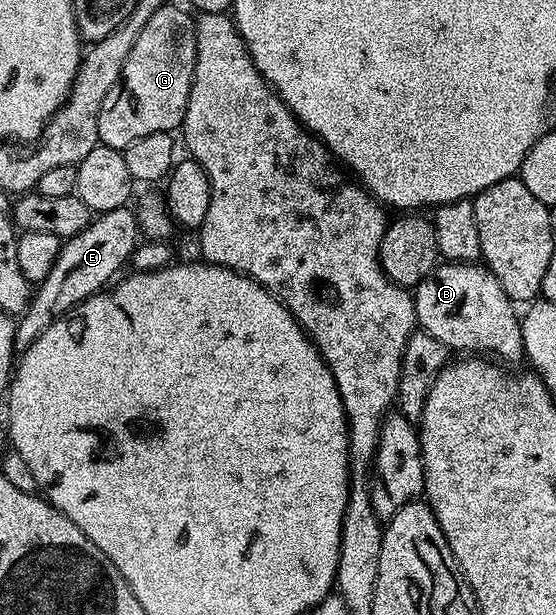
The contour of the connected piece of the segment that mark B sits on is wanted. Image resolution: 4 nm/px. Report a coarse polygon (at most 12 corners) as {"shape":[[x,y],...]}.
{"shape":[[439,263],[417,327],[458,354],[523,359],[522,321],[485,263]]}

